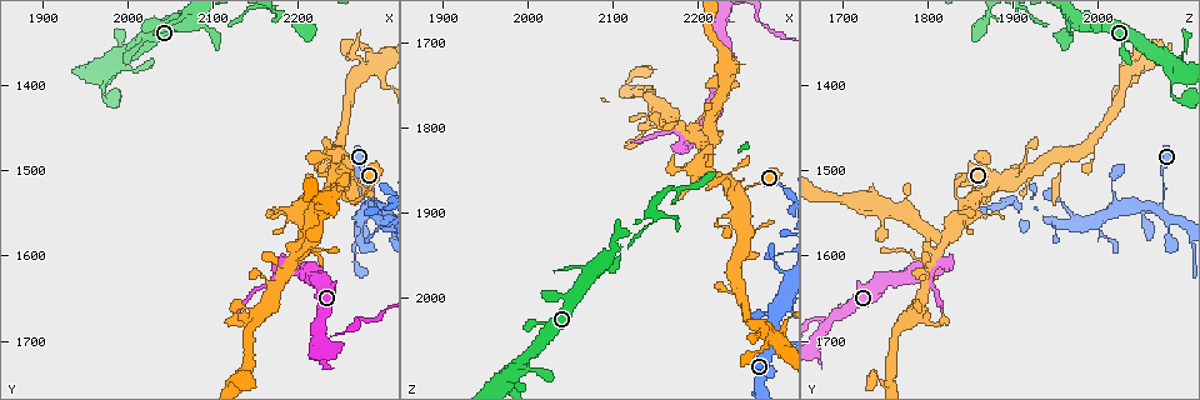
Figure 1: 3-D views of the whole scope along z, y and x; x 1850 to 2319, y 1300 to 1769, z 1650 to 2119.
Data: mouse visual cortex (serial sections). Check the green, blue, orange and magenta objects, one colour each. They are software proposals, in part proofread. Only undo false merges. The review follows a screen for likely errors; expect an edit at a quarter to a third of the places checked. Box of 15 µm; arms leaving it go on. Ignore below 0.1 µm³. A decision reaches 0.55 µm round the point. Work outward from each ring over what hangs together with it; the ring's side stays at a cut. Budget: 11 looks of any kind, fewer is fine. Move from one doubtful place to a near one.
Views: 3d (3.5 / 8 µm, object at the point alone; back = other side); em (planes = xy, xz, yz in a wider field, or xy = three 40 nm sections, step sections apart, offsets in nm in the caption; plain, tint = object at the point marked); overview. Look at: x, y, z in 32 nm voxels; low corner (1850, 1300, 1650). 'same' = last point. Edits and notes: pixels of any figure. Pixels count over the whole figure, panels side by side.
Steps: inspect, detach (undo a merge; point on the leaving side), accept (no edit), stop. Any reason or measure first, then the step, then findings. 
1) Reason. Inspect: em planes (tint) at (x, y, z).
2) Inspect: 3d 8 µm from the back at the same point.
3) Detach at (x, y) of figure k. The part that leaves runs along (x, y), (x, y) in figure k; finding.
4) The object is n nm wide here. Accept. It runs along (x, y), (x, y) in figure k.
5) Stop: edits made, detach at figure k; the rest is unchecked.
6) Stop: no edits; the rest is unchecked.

Sudden change in width. Inspect: 3d 3.5 µm at (1975, 1400, 2090).

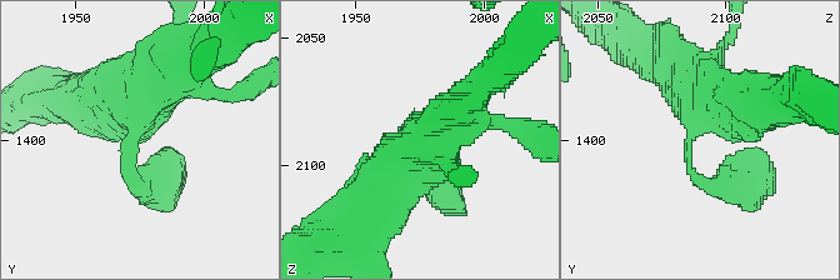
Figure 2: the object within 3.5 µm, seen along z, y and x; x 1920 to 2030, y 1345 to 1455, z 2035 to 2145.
Inspect: em xy step 1 (tint) at (1973, 1397, 2088).

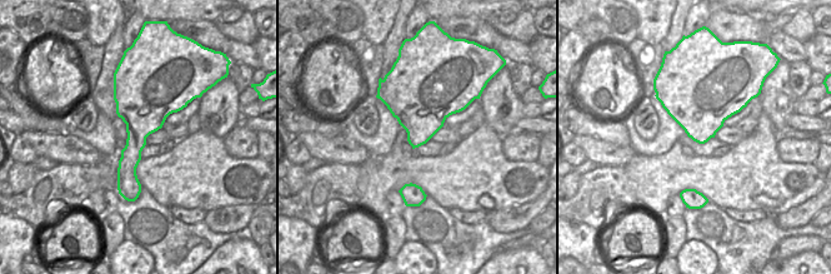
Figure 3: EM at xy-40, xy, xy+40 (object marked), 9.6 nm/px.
The object is 460 nm wide here. Accept. It runs along (466, 103), (416, 144), (363, 211) in figure 2; one cell here.

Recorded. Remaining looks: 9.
Calibre changes. Inspect: 3d 3.5 µm at (2190, 1620, 1820).

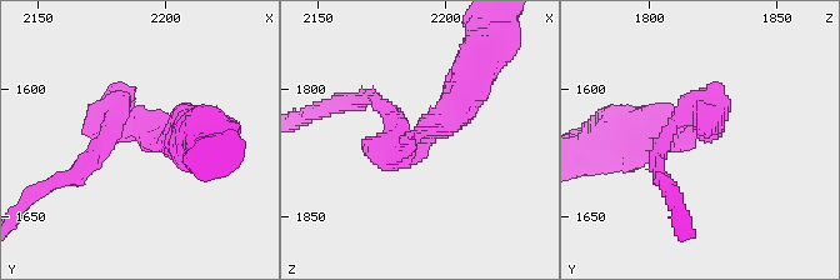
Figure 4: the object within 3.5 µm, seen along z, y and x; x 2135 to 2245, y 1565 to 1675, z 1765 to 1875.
Detach at (376, 144) of figure 4. The part that leaves runs along (419, 138), (361, 96) in figure 4; two cells meet here.

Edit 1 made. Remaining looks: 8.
Thin arm on a thick one. Inspect: 3d 3.5 µm at (2245, 1525, 1870).

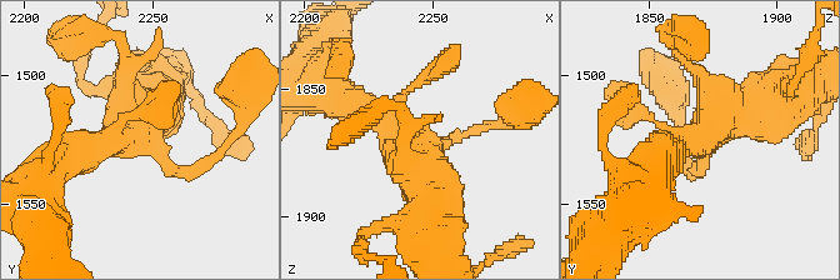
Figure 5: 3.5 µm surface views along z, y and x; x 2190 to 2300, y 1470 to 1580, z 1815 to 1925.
Accept. It runs along (489, 125), (420, 148), (355, 106) in figure 5; all the same cell.

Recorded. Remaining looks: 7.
Narrows sharply. Inspect: 3d 8 µm from the back at (2270, 1570, 2080).

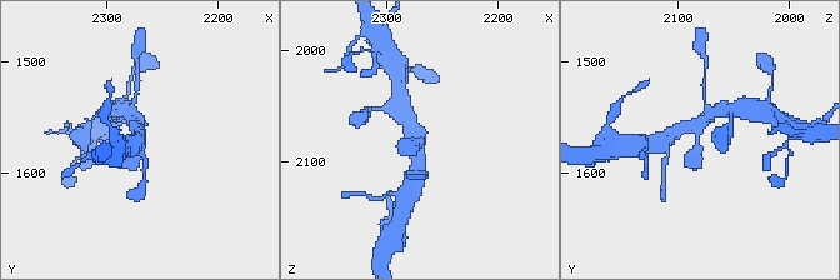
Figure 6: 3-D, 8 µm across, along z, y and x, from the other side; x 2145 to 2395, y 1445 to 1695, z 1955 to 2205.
Inspect: em xy step 3 (tint) at the same point.

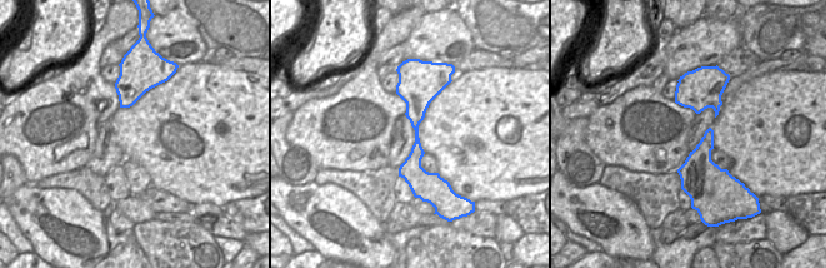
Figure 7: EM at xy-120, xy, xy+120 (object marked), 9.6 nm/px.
Accept. It runs along (403, 79), (415, 93), (417, 187) in figure 7; all the same cell.

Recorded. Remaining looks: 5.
Inspect: 3d 3.5 µm at (2285, 1365, 2045).

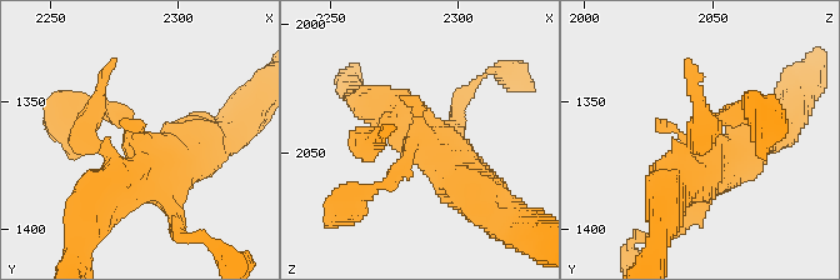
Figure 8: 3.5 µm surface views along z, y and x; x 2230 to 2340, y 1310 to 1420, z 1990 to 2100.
Inspect: em xy step 2 (tint) at (2283, 1366, 2047).

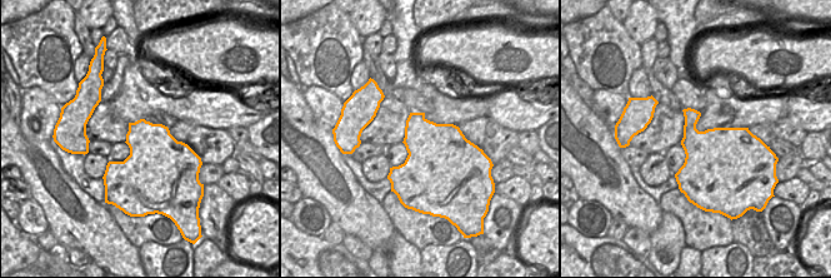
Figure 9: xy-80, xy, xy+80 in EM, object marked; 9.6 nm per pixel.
Inspect: em xy step 1 (tint) at the same point.

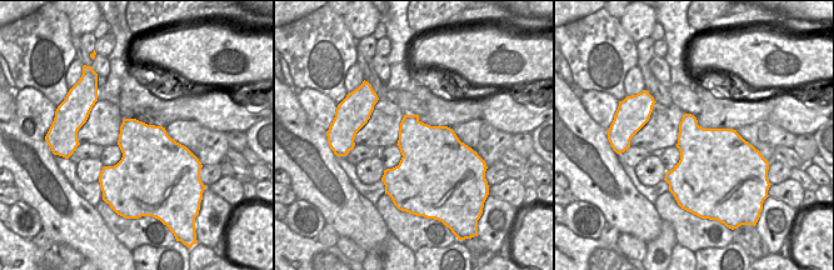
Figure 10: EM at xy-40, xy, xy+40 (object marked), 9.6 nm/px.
The object is 600 nm wide here. Accept. It runs along (371, 106), (460, 166), (479, 199) in figure 8; one cell here.

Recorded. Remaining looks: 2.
Stop: edits made, detach at figure 4; the rest is unchecked.

